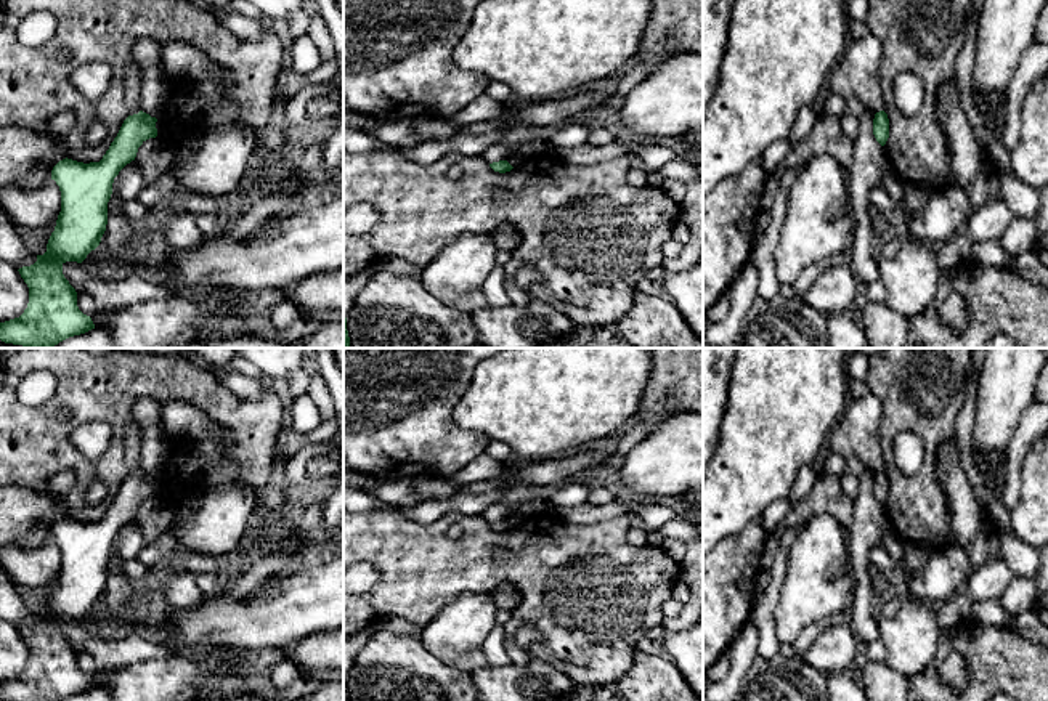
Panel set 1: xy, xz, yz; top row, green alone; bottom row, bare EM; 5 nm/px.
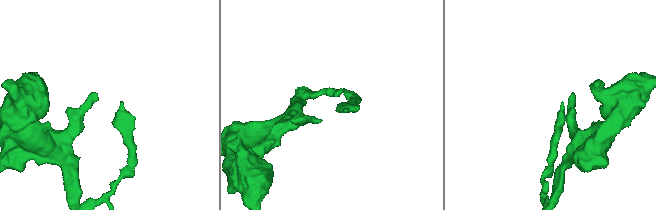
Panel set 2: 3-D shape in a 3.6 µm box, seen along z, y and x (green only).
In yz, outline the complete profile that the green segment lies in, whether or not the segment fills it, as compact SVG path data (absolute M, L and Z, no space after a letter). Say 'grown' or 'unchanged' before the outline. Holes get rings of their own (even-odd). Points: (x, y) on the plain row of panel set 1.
unchanged; M884 470L875 473L873 478L873 494L876 500L884 505L889 497L889 478Z

